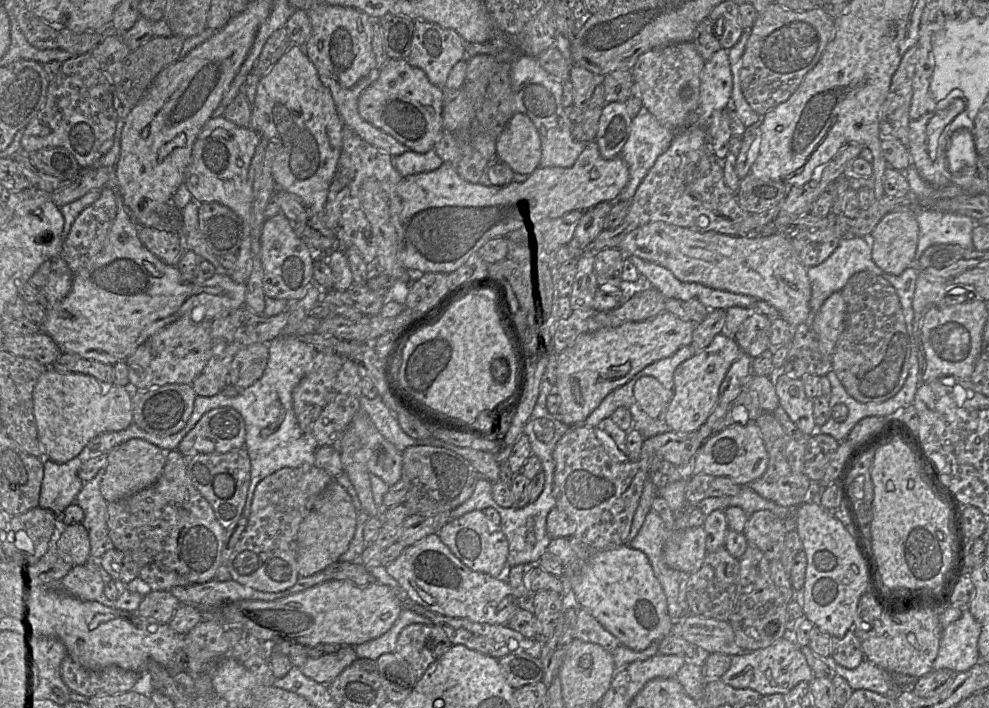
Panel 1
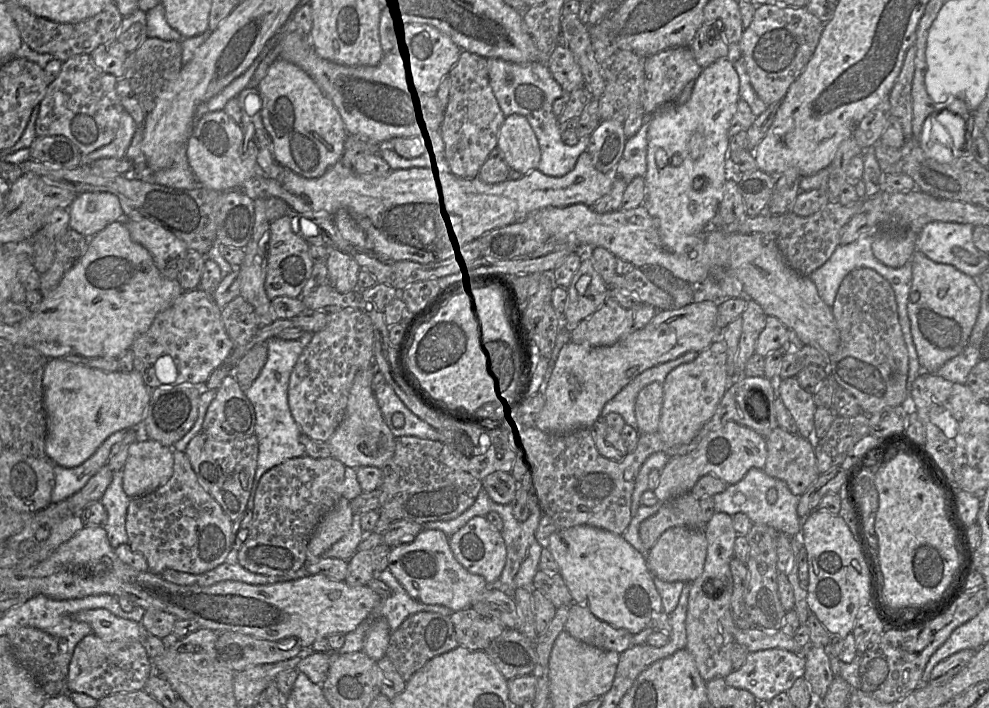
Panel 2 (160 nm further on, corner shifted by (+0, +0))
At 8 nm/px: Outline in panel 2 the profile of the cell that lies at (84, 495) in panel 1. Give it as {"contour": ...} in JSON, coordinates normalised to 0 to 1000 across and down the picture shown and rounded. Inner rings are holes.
{"contour":[[[114,665],[113,679],[101,705],[108,723],[108,734],[104,746],[107,749],[110,767],[115,775],[124,767],[129,767],[126,737],[132,703],[124,692],[123,675],[123,665]]]}

